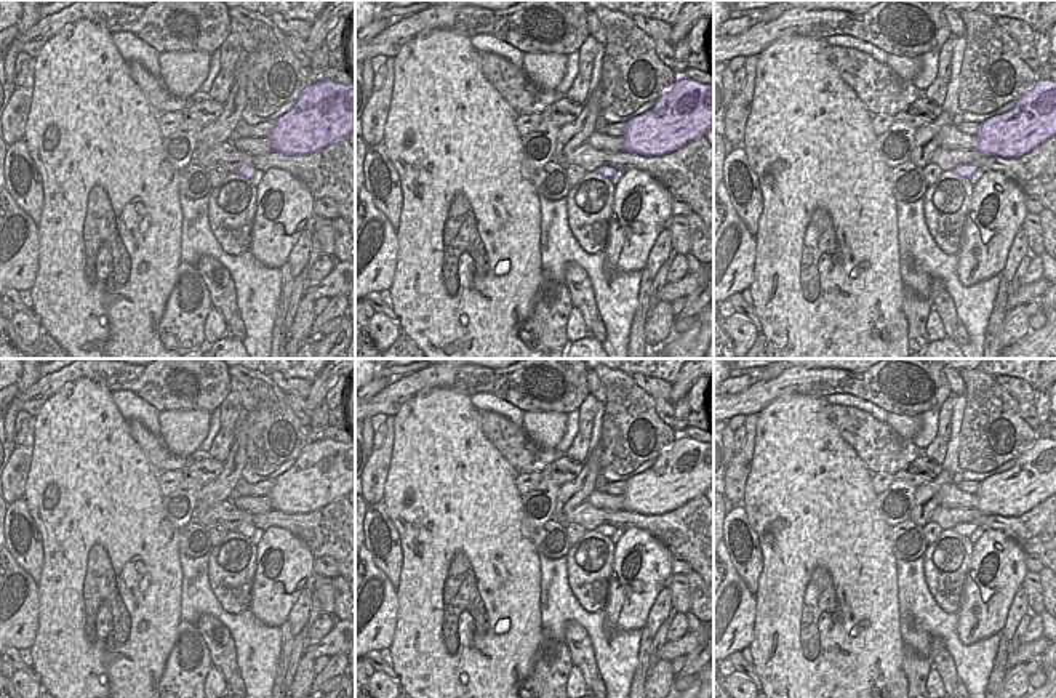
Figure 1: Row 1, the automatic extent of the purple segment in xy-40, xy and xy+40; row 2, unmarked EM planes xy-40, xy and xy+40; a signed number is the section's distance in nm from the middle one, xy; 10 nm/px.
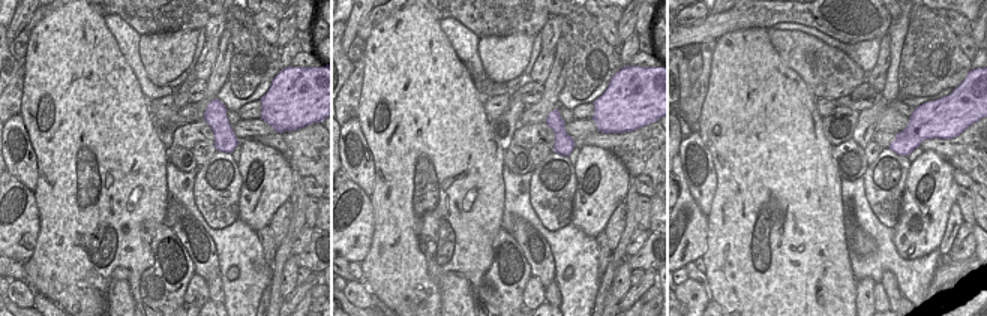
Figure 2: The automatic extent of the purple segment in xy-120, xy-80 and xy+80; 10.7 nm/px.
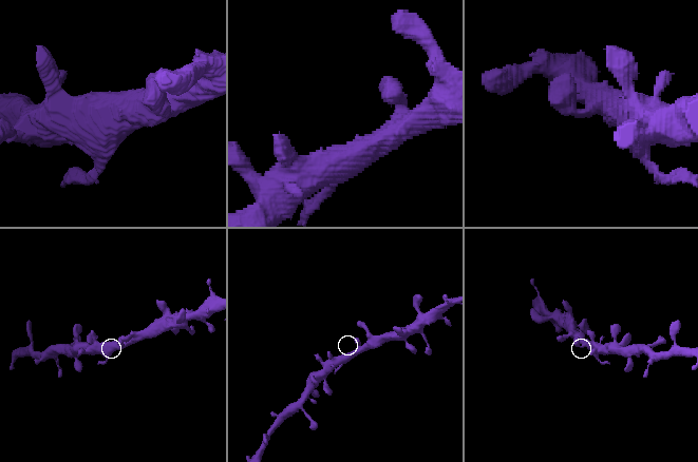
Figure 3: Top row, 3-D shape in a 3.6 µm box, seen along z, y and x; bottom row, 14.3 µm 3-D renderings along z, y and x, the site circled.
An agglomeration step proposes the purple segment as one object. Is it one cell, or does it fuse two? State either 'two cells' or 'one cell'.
one cell

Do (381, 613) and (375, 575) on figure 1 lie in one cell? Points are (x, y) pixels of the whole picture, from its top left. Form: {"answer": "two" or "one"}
{"answer": "one"}

